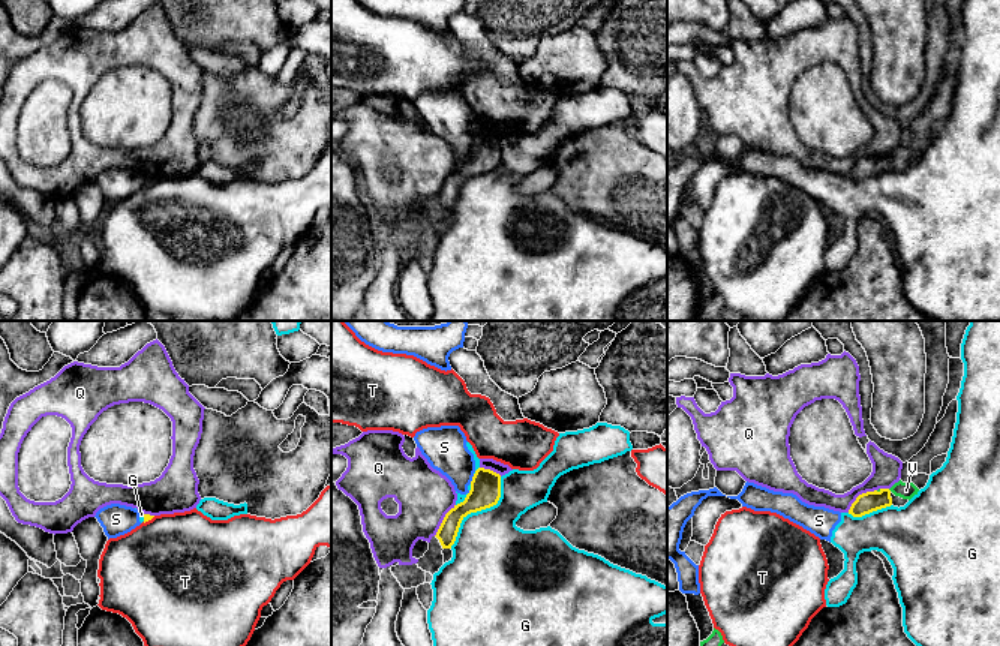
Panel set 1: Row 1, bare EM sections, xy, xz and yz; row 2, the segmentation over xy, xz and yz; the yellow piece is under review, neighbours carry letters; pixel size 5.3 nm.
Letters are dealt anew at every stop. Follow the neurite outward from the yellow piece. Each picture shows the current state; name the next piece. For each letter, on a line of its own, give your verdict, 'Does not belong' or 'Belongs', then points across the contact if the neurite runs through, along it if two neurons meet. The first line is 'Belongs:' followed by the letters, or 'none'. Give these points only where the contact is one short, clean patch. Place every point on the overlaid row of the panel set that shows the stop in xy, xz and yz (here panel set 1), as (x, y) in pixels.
Belongs: none
G: Does not belong
Q: Does not belong
S: Does not belong. Boundary: xz (474, 474), (470, 483)
T: Does not belong
V: Does not belong. Boundary: yz (880, 489), (876, 490)

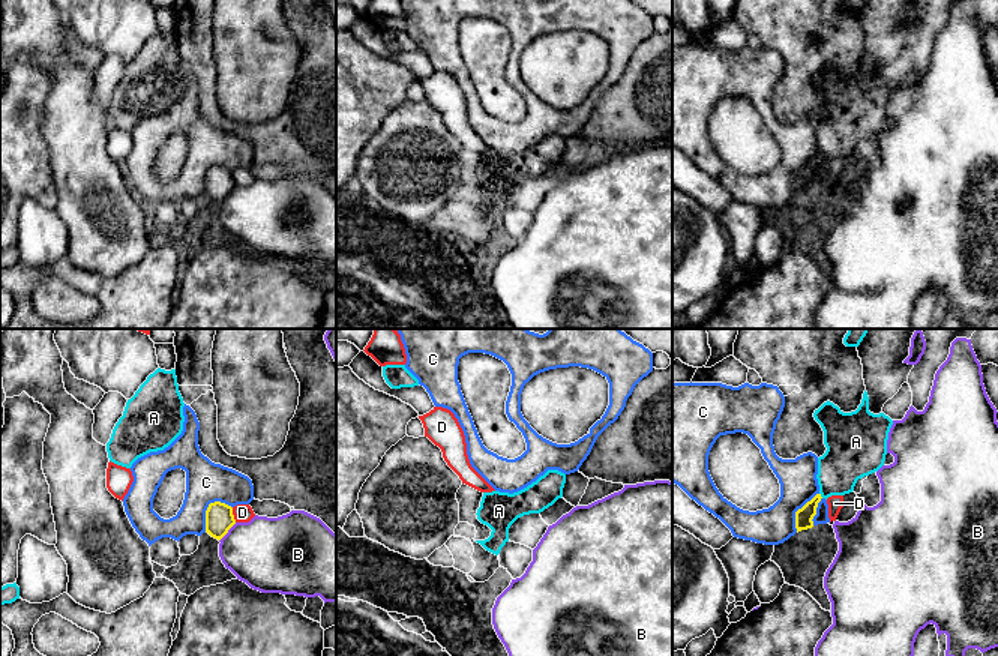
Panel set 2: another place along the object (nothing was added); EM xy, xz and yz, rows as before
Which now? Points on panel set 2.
Belongs: A
A: Belongs. Path across: yz (803, 517), (820, 496), (847, 460)
B: Does not belong
C: Does not belong
D: Does not belong. Boundary: xy (231, 508), (236, 521)

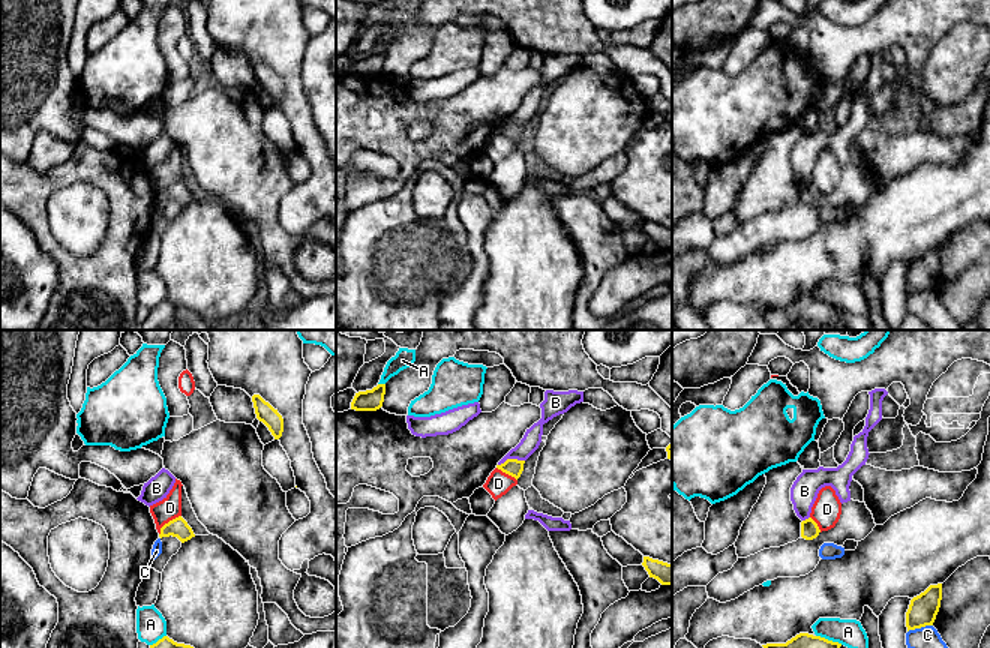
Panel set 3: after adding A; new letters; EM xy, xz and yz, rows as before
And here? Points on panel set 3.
Belongs: none
A: Does not belong
B: Does not belong
C: Does not belong
D: Does not belong. Boundary: xy (180, 515), (170, 519), (159, 534)

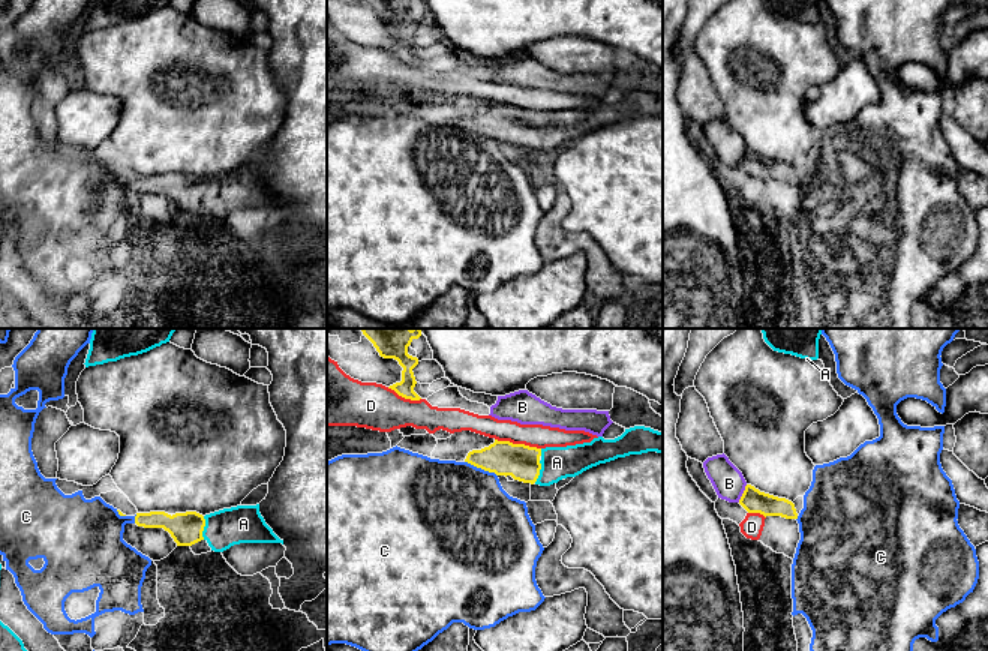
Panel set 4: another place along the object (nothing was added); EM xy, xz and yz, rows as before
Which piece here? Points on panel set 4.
Belongs: A
A: Belongs. Path across: xy (186, 528), (203, 528), (225, 528), (243, 524)
B: Does not belong
C: Does not belong. Boundary: xz (465, 461), (496, 476)
D: Does not belong

